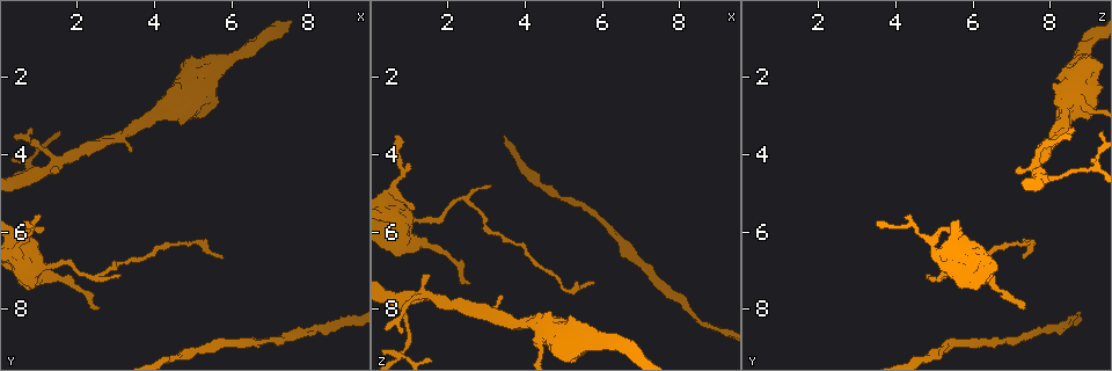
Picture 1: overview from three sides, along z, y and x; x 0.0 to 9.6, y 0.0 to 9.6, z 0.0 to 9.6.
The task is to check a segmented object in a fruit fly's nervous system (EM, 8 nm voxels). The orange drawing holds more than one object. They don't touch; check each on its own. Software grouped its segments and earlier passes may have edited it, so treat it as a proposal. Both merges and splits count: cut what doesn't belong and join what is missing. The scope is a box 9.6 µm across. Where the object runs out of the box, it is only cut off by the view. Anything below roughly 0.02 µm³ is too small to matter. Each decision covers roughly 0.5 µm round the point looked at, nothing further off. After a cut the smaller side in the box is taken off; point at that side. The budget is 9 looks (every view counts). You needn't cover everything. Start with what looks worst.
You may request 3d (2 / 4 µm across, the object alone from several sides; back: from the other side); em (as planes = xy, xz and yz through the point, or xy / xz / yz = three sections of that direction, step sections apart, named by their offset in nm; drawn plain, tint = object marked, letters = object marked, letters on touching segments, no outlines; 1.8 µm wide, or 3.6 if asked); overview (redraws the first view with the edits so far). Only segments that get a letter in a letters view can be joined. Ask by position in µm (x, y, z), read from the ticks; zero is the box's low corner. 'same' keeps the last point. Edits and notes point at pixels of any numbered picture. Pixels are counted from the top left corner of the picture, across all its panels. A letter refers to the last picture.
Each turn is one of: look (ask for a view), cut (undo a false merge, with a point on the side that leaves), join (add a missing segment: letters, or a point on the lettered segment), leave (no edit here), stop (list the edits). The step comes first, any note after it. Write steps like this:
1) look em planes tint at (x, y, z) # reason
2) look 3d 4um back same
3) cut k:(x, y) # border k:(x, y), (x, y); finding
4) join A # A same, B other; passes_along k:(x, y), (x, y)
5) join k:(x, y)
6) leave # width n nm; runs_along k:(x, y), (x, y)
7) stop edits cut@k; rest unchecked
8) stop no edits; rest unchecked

look 3d 2um at (1.50, 4.35, 7.10) # an open end

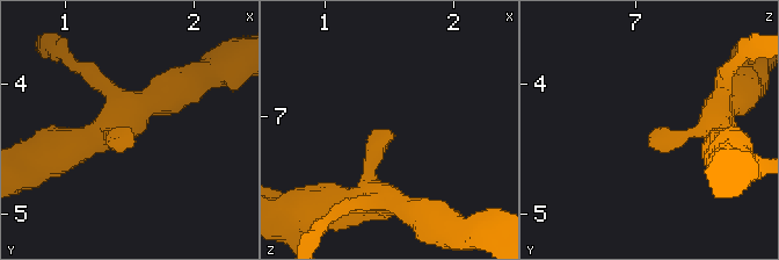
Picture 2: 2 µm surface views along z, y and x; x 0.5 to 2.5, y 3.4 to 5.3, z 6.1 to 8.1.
look em xz step 4 letters at (1.52, 4.34, 7.12) # arm_widths 240, 280 nm

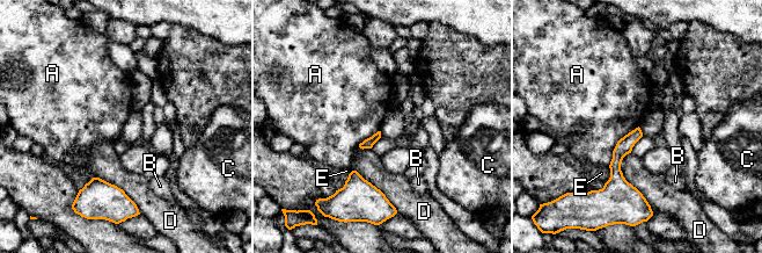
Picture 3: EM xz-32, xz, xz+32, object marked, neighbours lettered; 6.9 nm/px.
leave # longest_contact D 400 nm; A other, B other, C other, D other, E other; border 3:(638, 125), (617, 142), (608, 165); no lettered segment goes on from it

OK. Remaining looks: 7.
look 3d 4um at (5.80, 6.75, 7.35) # free end

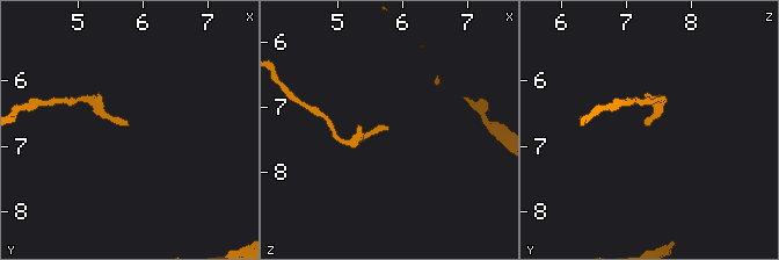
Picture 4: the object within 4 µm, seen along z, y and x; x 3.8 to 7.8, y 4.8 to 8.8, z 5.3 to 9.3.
look em xy step 8 letters at (5.80, 6.65, 7.30)

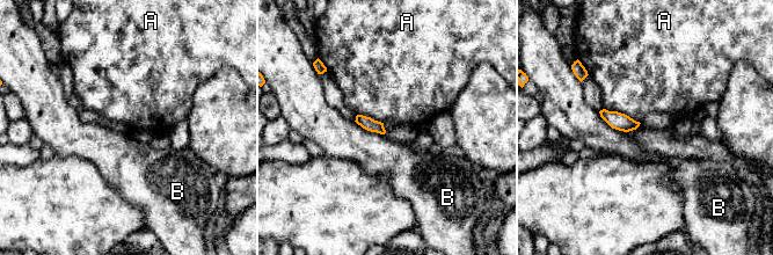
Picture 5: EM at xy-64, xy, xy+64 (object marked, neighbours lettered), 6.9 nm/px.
leave # A other, B other; border 5:(604, 108), (624, 113), (640, 123); none of them fits

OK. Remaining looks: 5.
look em xz step 8 letters at (1.15, 6.05, 5.45) # tapers out

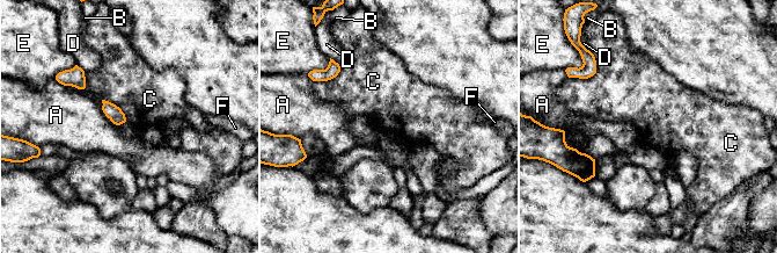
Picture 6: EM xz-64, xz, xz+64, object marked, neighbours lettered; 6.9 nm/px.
leave # width 110 nm; A other, B other, C other, D other, E other, F other; border 6:(101, 100), (115, 103), (126, 121); none of them fits

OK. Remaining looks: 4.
look 3d 2um at (3.45, 3.90, 7.60) # free end

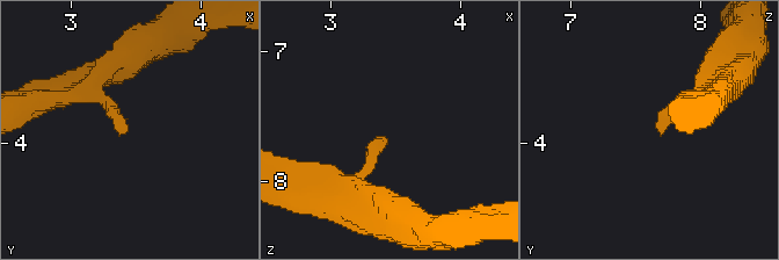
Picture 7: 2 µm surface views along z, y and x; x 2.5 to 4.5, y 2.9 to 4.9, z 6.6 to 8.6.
look em xy step 16 letters at (3.44, 3.90, 7.66) # shape alone is not enough

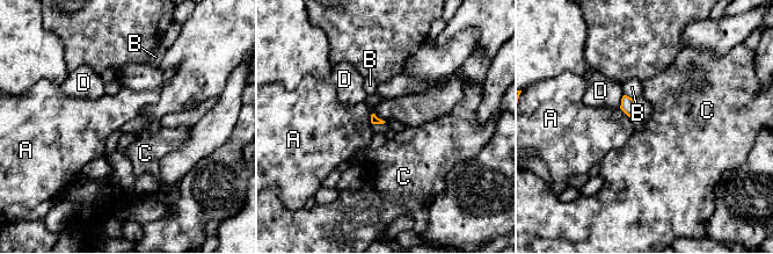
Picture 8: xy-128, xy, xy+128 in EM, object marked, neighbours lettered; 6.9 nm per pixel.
leave # A other, B other, C other, D other; border 8:(370, 115), (374, 114), (385, 122); none of them fits

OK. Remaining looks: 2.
stop no edits; rest unchecked

